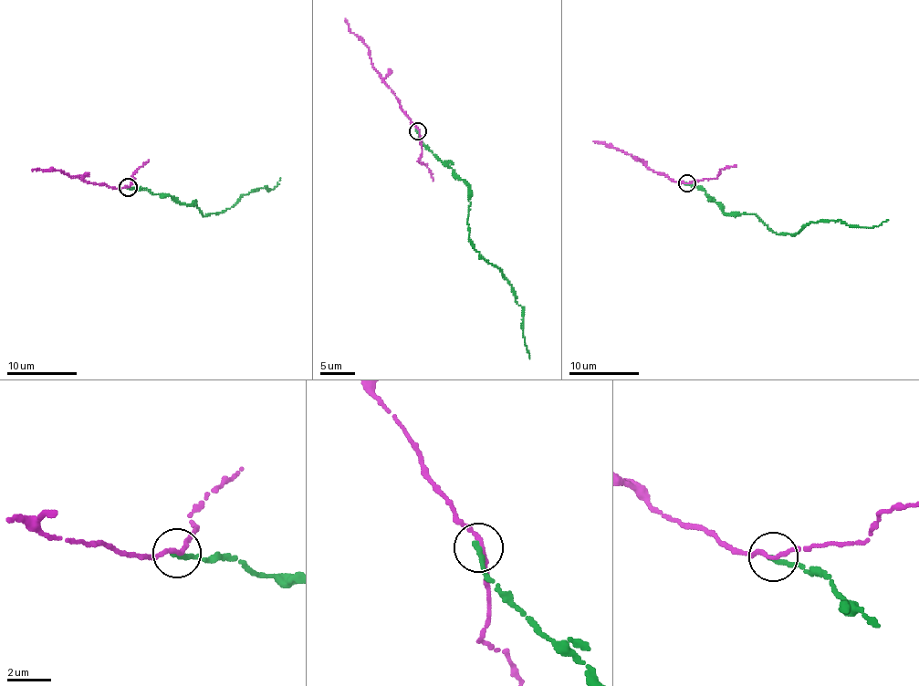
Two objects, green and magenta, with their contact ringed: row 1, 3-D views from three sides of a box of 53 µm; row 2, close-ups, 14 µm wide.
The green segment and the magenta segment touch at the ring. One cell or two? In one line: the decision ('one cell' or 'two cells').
one cell

